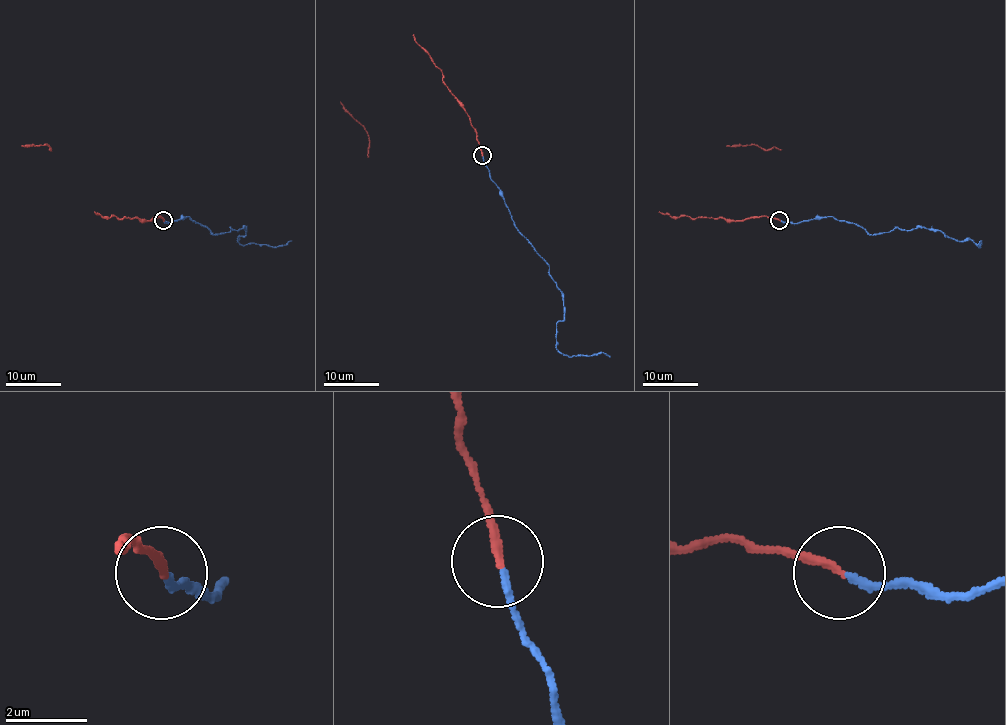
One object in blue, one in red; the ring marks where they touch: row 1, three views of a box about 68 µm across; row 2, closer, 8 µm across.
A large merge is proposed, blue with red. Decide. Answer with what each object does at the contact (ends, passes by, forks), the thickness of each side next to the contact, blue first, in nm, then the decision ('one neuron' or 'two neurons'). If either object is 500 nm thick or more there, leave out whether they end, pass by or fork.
blue ends | red ends | 180/220 nm | two neurons

